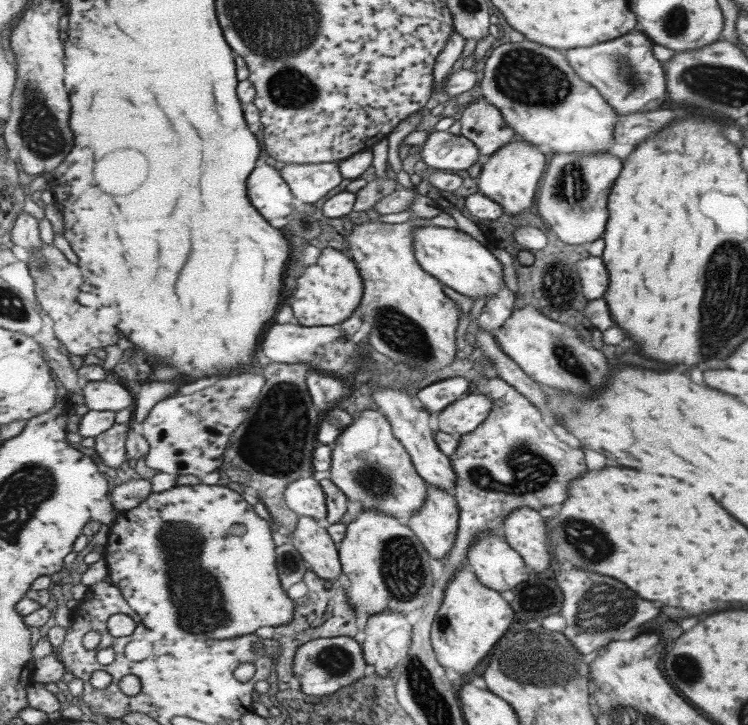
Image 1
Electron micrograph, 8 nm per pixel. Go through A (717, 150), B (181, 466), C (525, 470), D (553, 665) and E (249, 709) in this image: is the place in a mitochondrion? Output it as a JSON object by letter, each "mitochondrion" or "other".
{"A":"other","B":"other","C":"mitochondrion","D":"mitochondrion","E":"other"}

